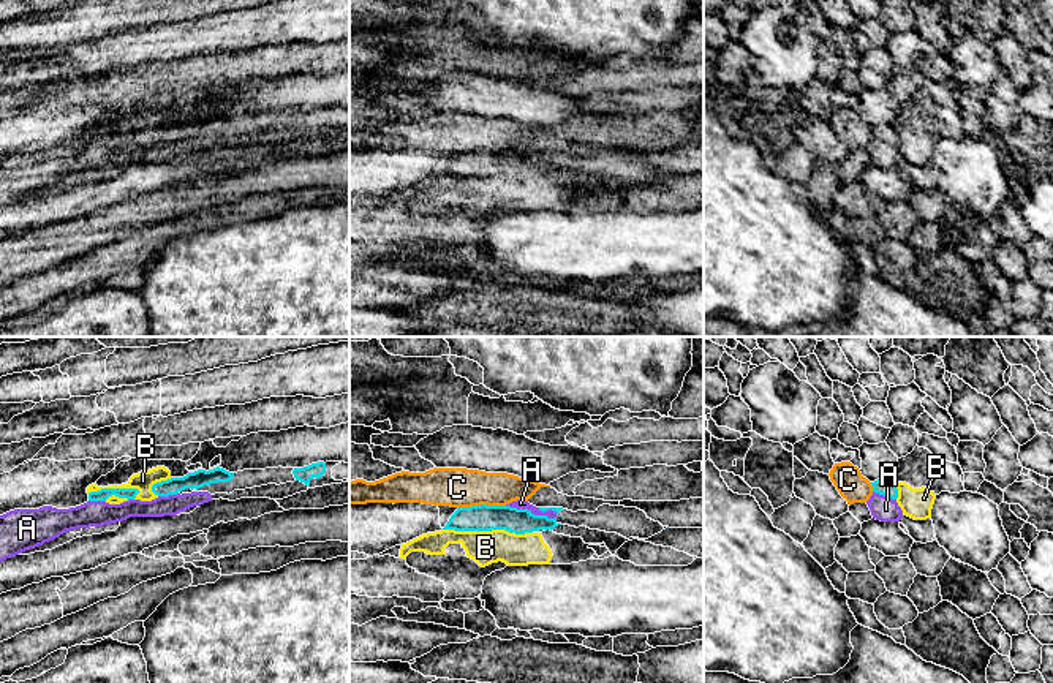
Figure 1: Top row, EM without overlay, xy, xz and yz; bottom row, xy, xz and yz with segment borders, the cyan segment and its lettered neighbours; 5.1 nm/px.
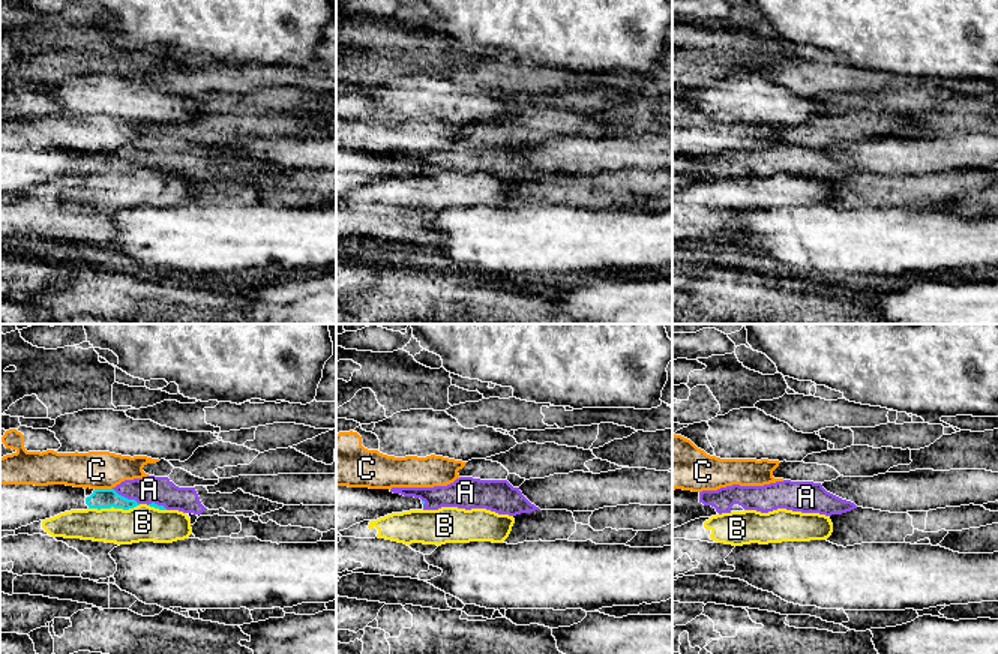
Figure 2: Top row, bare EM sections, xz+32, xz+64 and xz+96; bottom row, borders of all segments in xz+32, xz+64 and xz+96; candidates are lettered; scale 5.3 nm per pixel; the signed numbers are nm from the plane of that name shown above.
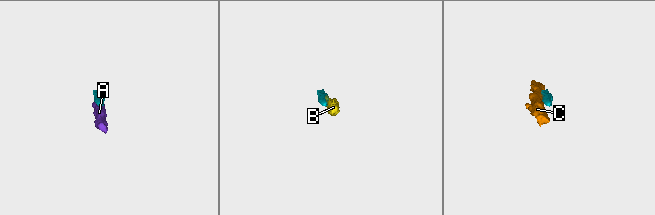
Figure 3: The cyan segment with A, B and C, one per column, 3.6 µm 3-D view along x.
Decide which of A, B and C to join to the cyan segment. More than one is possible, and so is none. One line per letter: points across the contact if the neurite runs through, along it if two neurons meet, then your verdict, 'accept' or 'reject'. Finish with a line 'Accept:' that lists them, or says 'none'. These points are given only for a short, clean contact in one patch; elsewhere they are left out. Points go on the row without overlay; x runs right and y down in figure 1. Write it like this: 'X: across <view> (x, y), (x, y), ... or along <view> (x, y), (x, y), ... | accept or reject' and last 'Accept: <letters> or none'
A: accept
B: along xz (443, 174), (532, 179) | reject
C: reject
Accept: A

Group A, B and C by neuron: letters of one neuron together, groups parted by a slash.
A / B / C

